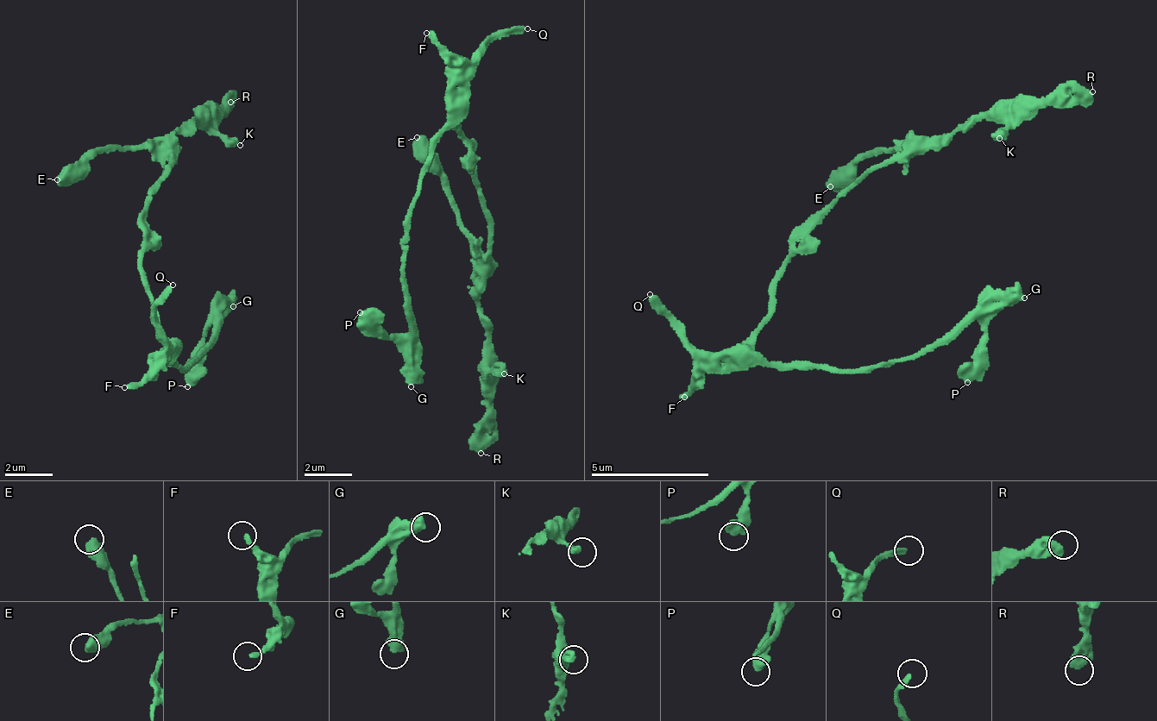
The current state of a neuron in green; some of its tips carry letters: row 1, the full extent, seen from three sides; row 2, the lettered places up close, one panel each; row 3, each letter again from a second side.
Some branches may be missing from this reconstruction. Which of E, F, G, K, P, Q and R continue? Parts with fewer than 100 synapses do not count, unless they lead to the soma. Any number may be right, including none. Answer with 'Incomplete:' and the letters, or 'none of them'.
Incomplete: Q

